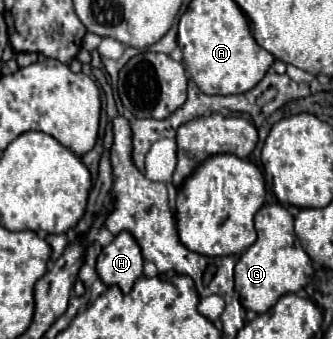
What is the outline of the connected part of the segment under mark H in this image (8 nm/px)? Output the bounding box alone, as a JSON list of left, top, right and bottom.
[96,231,144,293]

